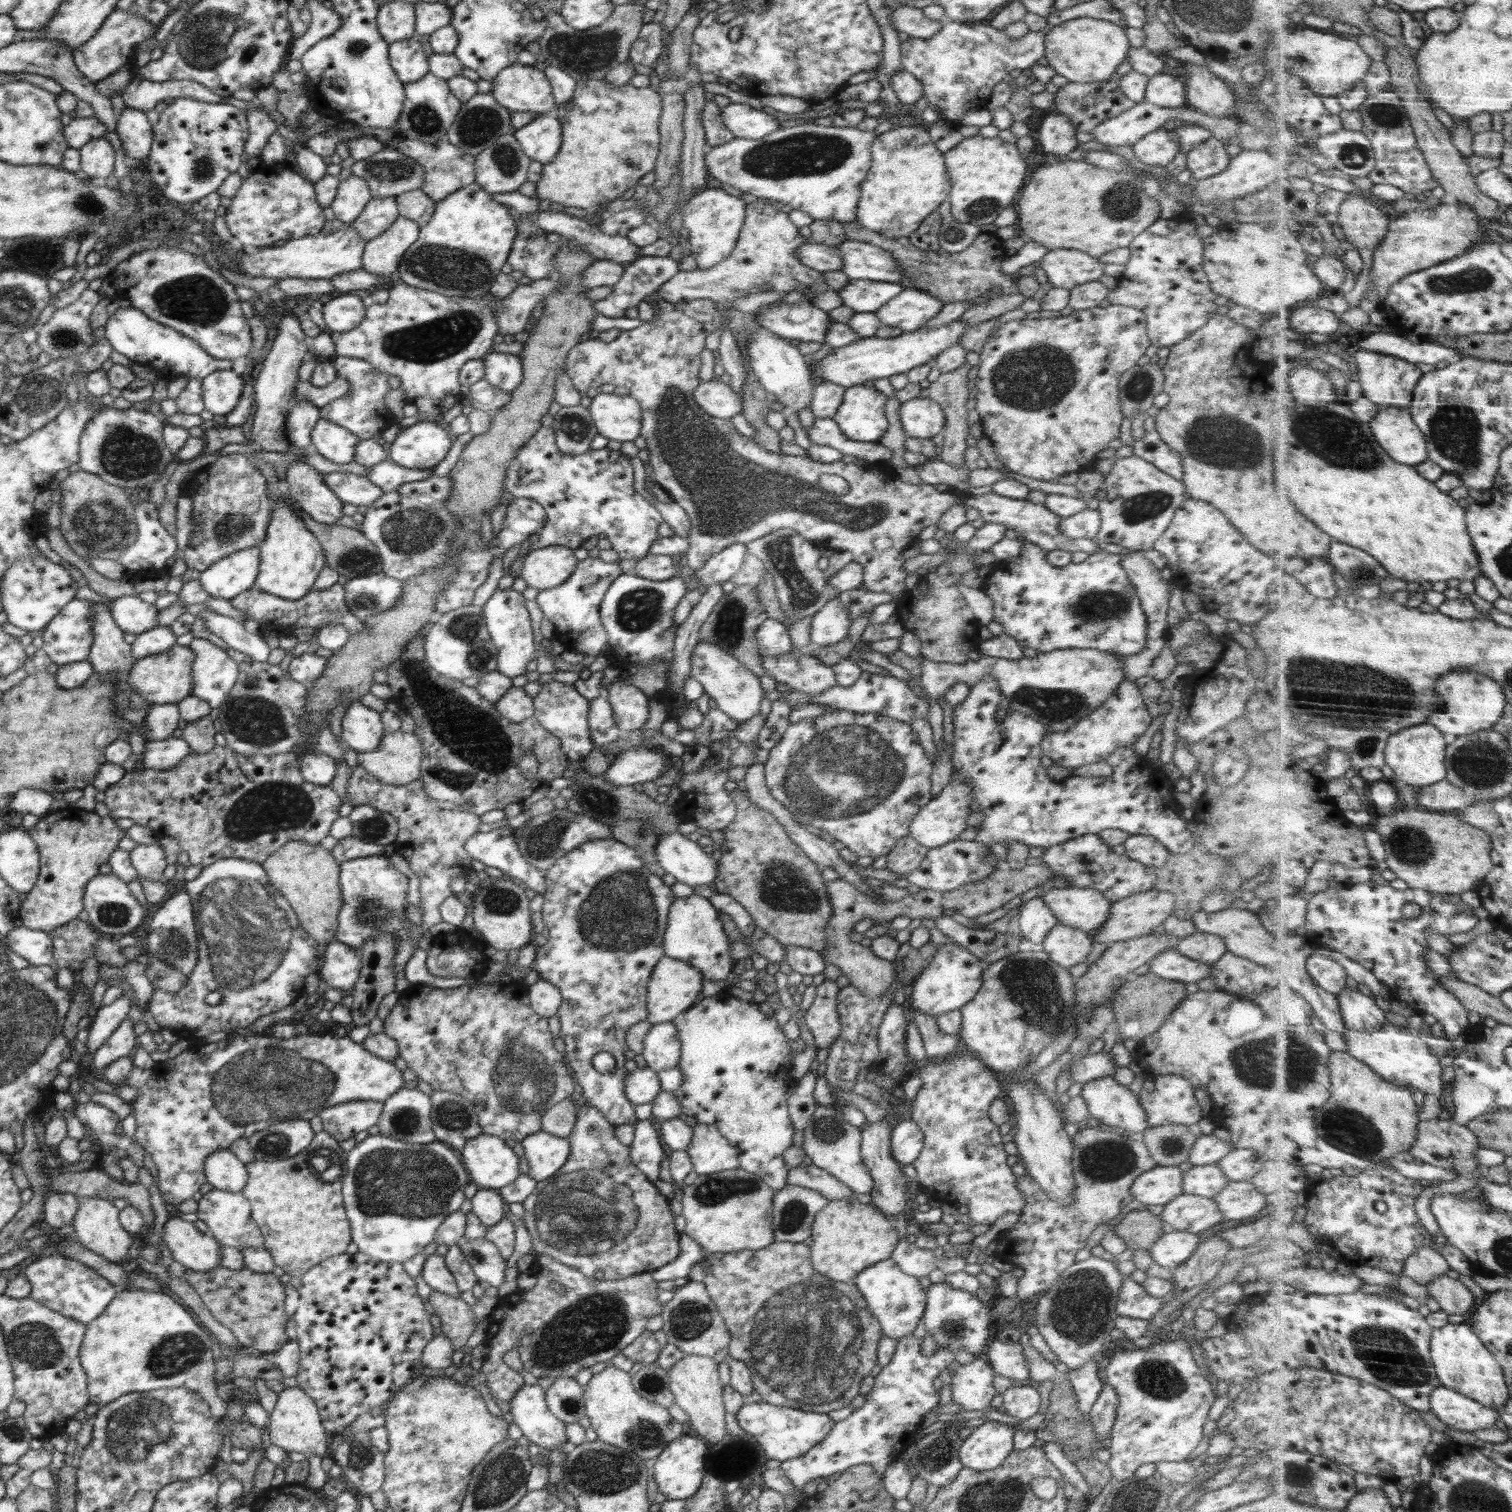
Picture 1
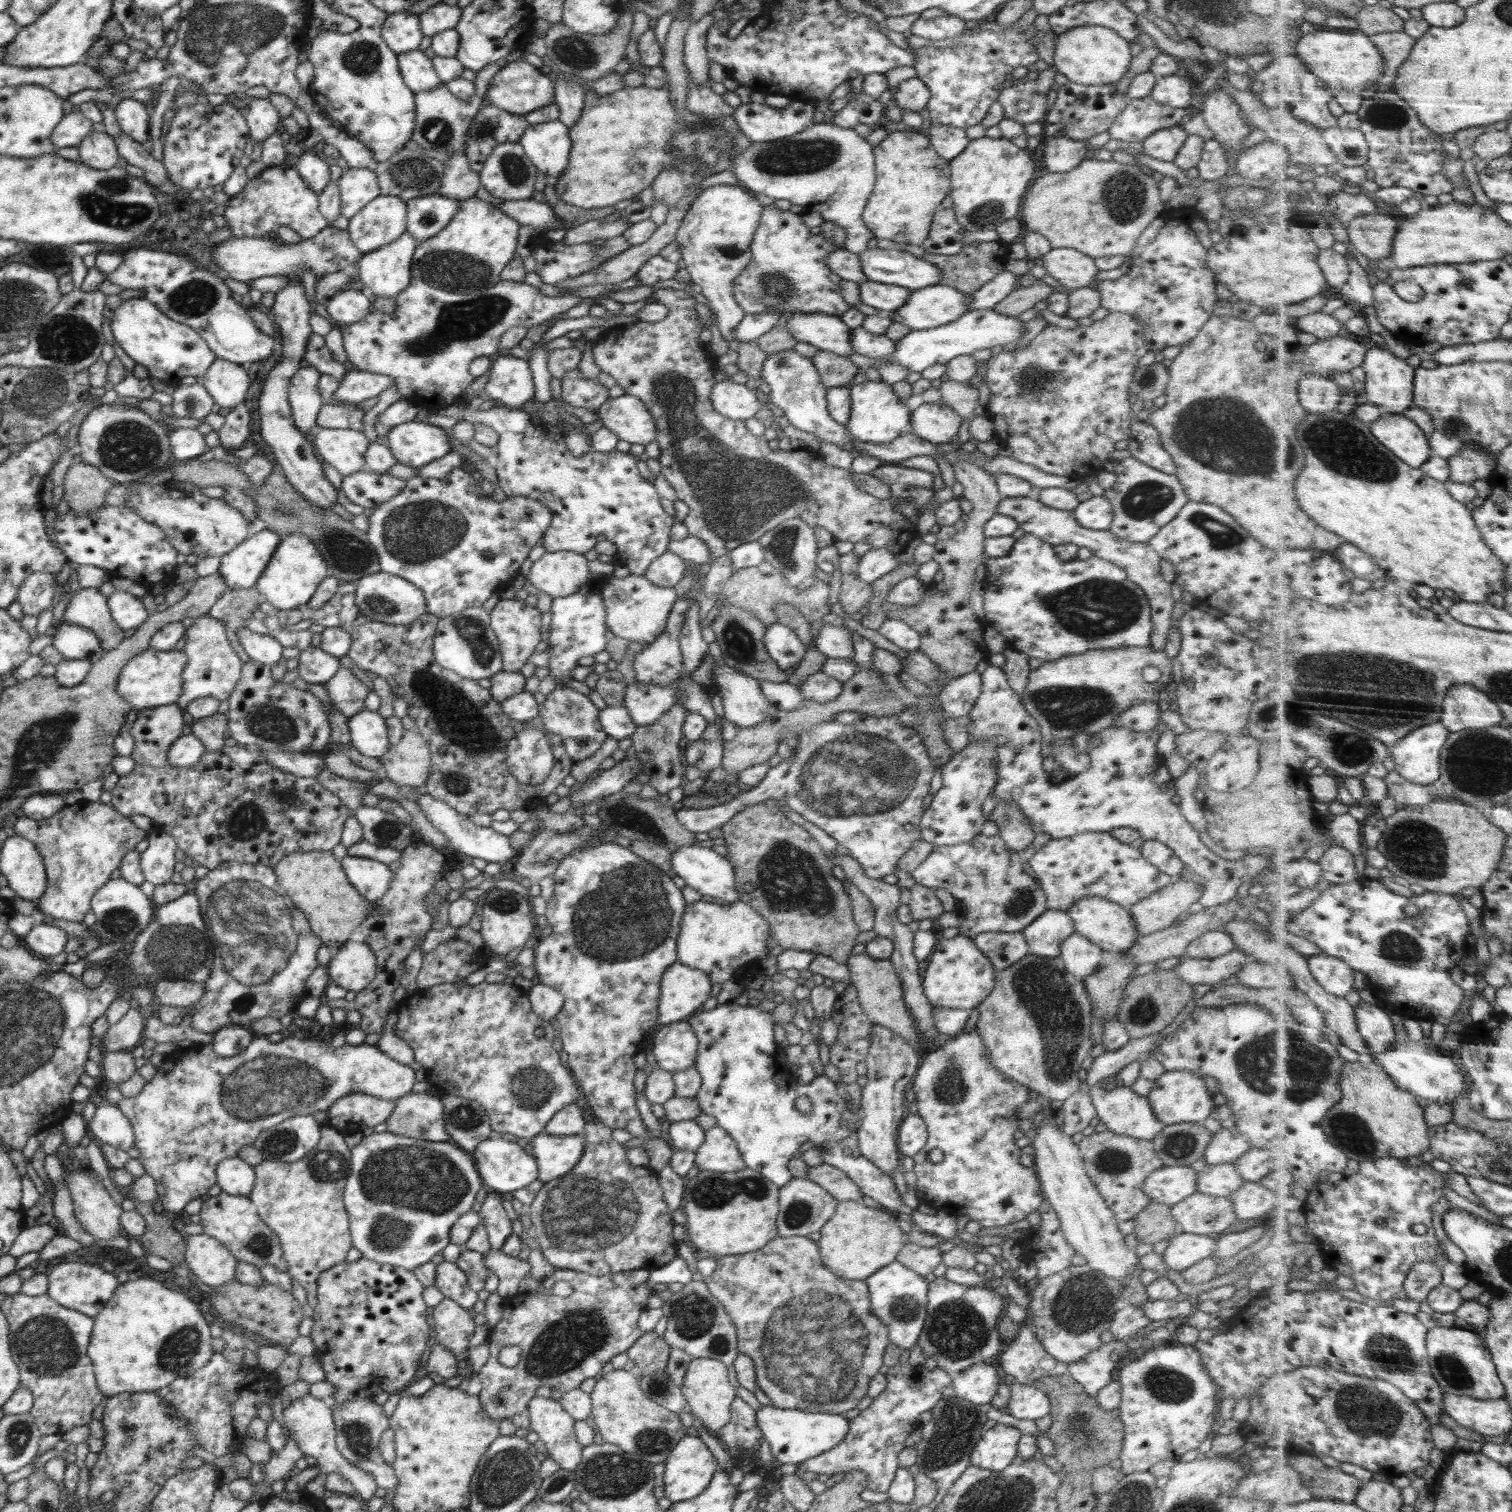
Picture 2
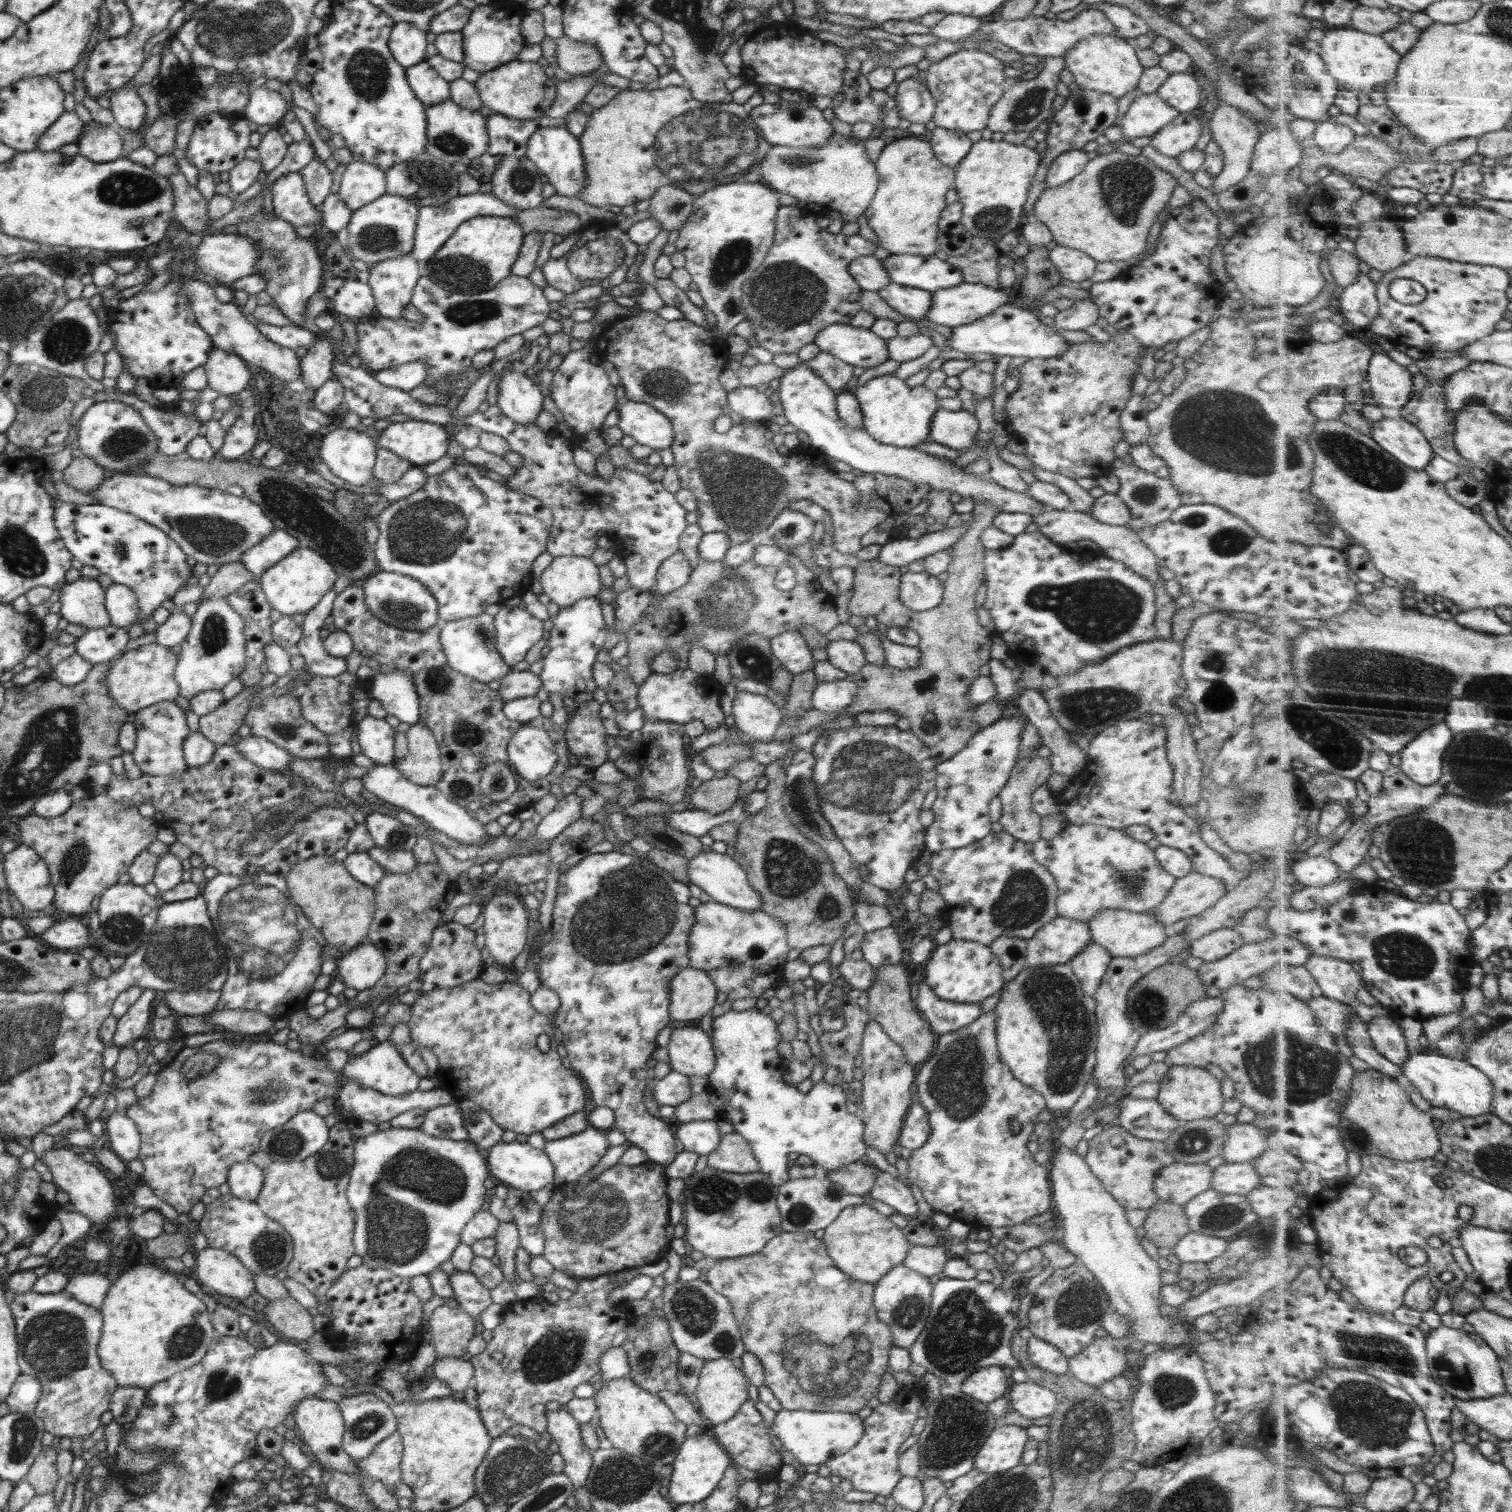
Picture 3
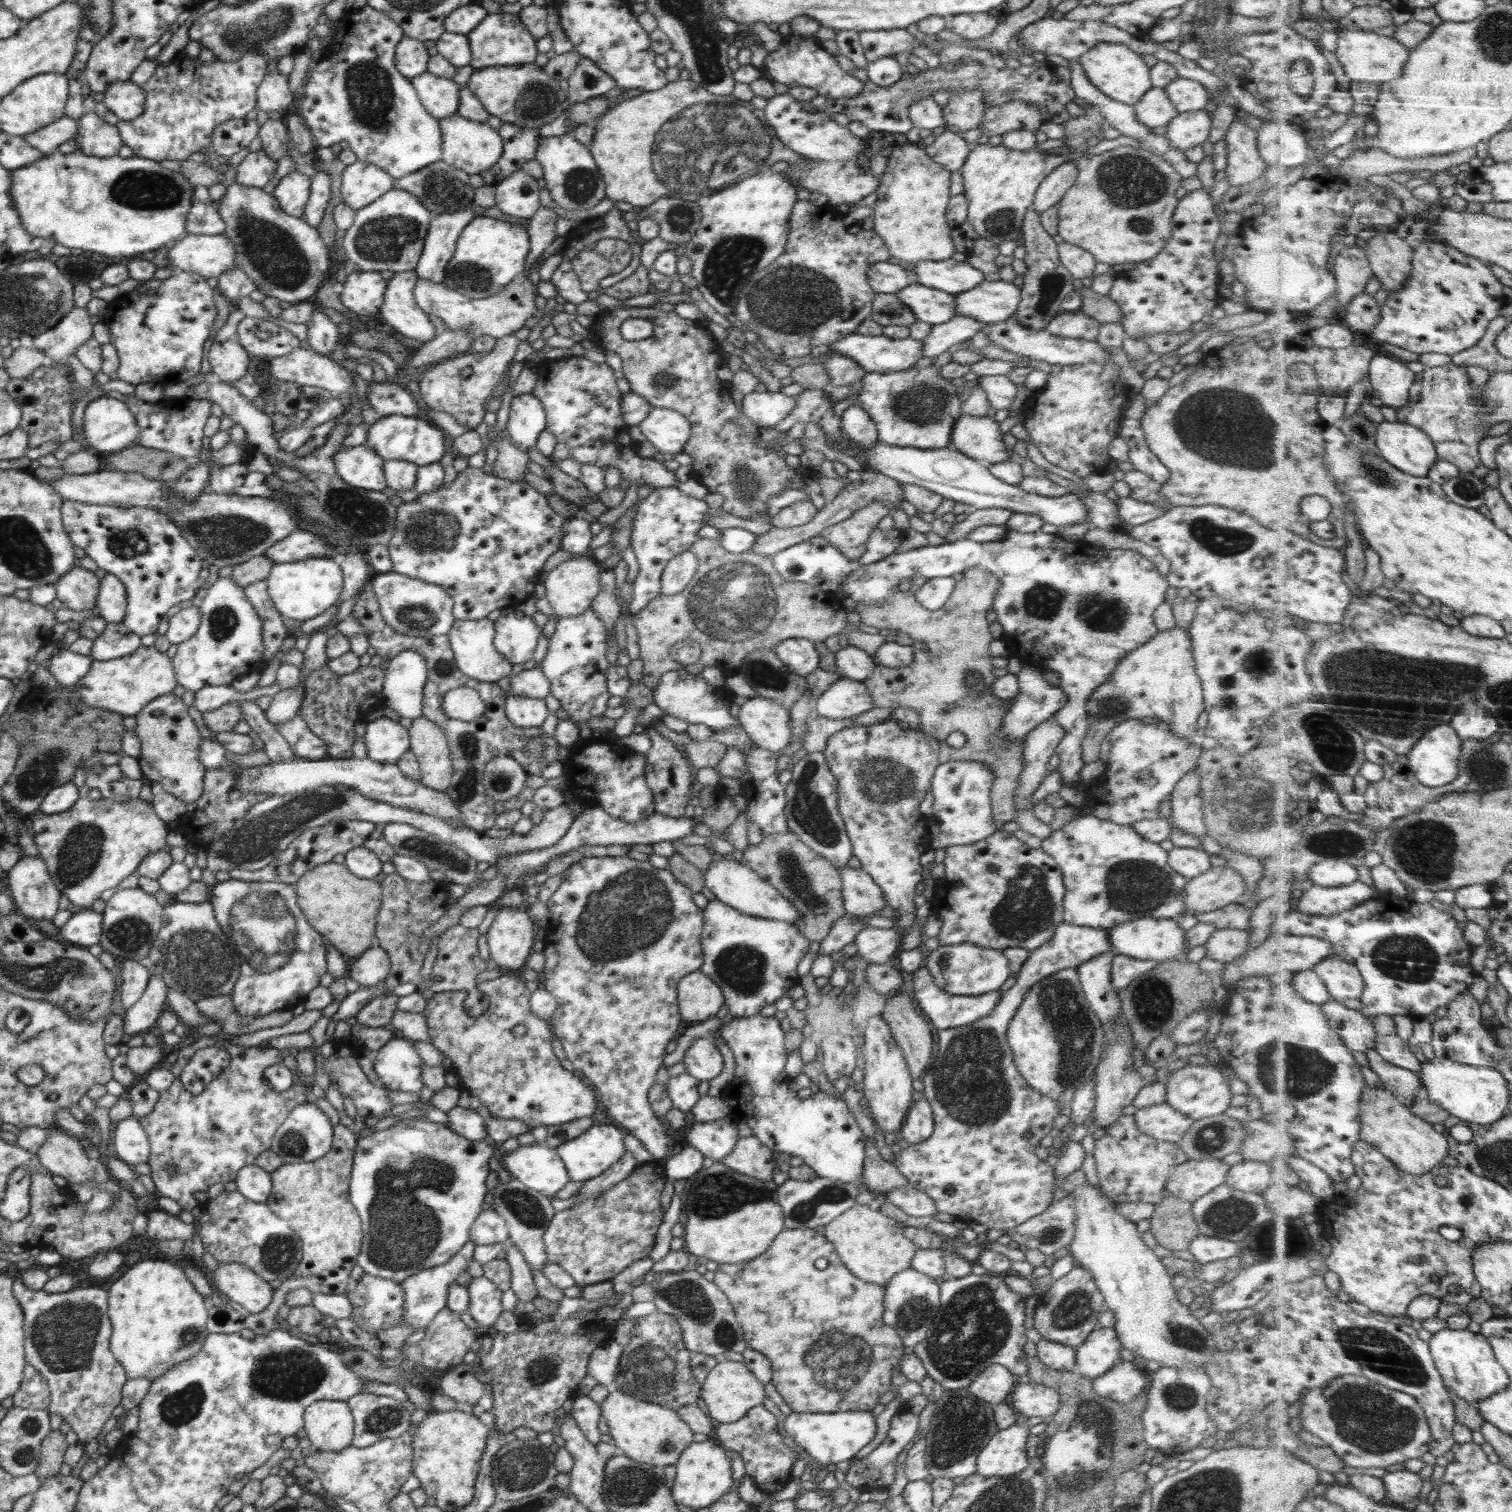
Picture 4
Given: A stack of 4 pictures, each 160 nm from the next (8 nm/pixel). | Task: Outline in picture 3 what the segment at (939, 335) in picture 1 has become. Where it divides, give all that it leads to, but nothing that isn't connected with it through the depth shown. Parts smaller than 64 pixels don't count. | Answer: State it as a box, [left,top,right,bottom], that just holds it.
[947,304,1070,358]

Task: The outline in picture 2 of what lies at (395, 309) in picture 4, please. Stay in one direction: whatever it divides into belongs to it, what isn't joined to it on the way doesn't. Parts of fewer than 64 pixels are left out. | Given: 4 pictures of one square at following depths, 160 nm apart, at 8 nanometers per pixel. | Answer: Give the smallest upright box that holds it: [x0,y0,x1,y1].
[357,230,417,298]

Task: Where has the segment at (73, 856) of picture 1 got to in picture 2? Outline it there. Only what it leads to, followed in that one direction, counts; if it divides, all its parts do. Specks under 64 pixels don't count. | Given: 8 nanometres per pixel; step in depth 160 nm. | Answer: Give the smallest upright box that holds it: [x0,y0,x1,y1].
[14,800,148,922]

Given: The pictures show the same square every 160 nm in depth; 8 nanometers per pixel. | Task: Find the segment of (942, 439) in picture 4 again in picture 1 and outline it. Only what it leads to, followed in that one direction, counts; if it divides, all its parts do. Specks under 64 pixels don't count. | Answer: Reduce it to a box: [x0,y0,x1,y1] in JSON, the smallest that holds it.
[833,385,888,442]

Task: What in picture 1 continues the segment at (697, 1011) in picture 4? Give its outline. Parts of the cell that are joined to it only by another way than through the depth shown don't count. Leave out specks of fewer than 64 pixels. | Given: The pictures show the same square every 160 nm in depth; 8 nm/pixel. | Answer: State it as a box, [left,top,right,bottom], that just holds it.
[647,956,702,1024]

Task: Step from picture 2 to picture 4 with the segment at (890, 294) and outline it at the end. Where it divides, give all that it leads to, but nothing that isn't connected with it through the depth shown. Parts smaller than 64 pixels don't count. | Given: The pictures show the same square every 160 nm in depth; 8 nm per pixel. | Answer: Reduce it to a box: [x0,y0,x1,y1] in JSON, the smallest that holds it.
[895,283,955,324]

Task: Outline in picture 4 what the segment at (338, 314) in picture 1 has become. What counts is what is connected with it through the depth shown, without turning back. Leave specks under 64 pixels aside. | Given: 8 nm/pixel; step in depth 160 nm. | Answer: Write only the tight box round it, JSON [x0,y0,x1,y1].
[341,271,387,315]

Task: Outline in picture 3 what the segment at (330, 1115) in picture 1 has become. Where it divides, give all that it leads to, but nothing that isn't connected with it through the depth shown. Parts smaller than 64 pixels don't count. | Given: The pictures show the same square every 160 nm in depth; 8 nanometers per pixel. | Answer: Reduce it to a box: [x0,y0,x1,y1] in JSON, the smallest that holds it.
[337,1081,459,1126]

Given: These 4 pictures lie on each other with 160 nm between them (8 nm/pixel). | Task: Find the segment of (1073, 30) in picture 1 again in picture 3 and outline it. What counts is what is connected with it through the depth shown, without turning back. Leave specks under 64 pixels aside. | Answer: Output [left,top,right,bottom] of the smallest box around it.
[1063,34,1145,97]

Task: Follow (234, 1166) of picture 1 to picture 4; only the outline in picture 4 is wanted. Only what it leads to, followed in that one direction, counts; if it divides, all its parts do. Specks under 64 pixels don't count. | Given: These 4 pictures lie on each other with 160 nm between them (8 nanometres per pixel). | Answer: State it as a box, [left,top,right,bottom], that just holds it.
[235,1165,273,1203]

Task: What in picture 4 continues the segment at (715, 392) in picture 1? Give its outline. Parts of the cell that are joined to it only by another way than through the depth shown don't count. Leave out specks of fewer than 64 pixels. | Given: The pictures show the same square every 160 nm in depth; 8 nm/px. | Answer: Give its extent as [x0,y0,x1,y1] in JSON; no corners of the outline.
[742,392,798,428]

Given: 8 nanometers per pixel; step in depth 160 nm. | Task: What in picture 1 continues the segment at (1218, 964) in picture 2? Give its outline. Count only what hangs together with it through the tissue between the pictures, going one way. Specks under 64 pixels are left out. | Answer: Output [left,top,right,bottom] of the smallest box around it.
[1148,949,1213,983]

